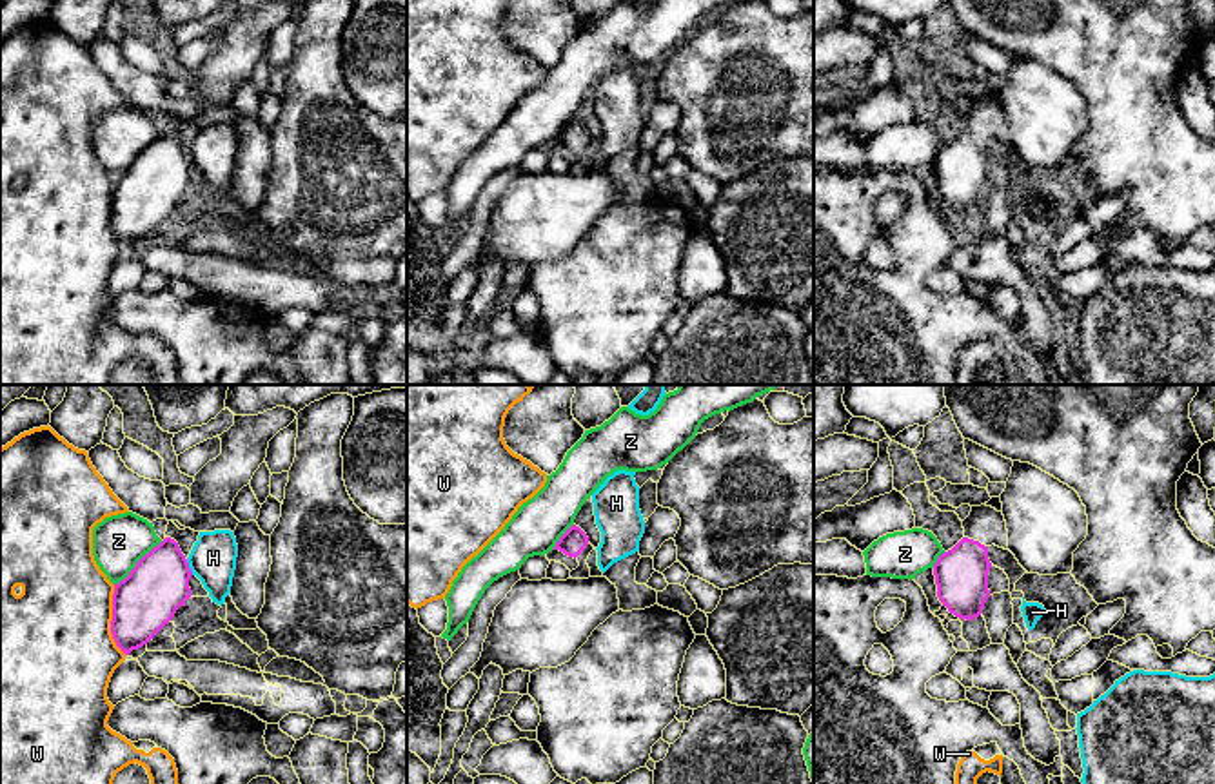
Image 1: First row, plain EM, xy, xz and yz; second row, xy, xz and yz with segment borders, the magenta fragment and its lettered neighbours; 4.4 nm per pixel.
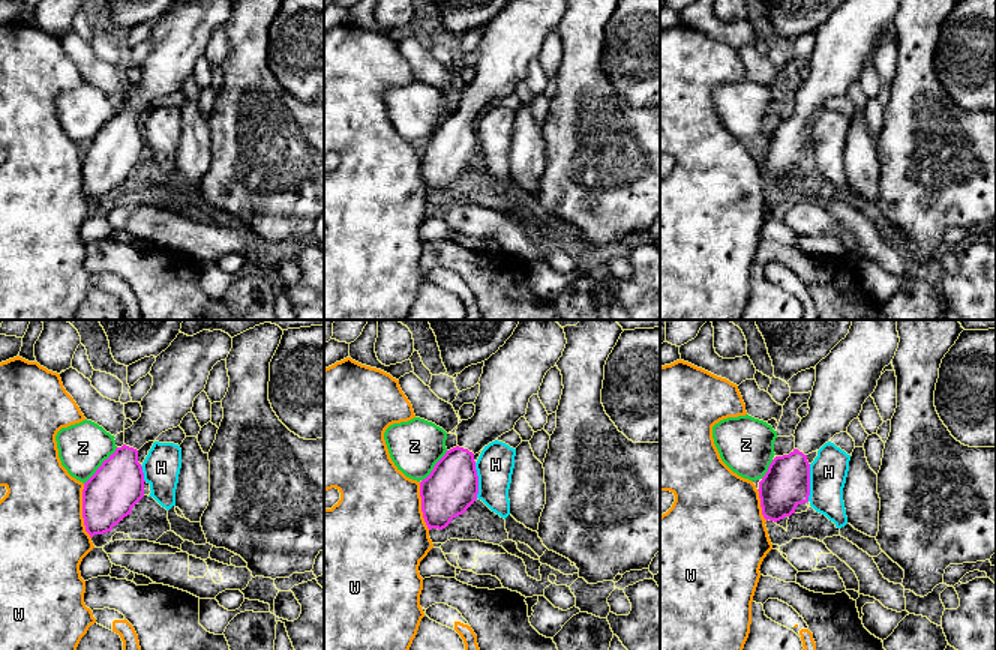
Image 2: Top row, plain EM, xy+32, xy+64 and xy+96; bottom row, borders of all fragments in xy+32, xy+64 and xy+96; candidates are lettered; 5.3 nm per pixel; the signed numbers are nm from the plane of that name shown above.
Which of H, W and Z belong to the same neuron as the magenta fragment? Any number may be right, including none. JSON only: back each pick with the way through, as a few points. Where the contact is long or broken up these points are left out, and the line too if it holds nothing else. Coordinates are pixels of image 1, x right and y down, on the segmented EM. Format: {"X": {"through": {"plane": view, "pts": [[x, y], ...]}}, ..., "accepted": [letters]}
{"accepted": []}

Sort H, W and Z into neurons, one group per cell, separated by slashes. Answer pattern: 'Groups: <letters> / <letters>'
Groups: H / W / Z

